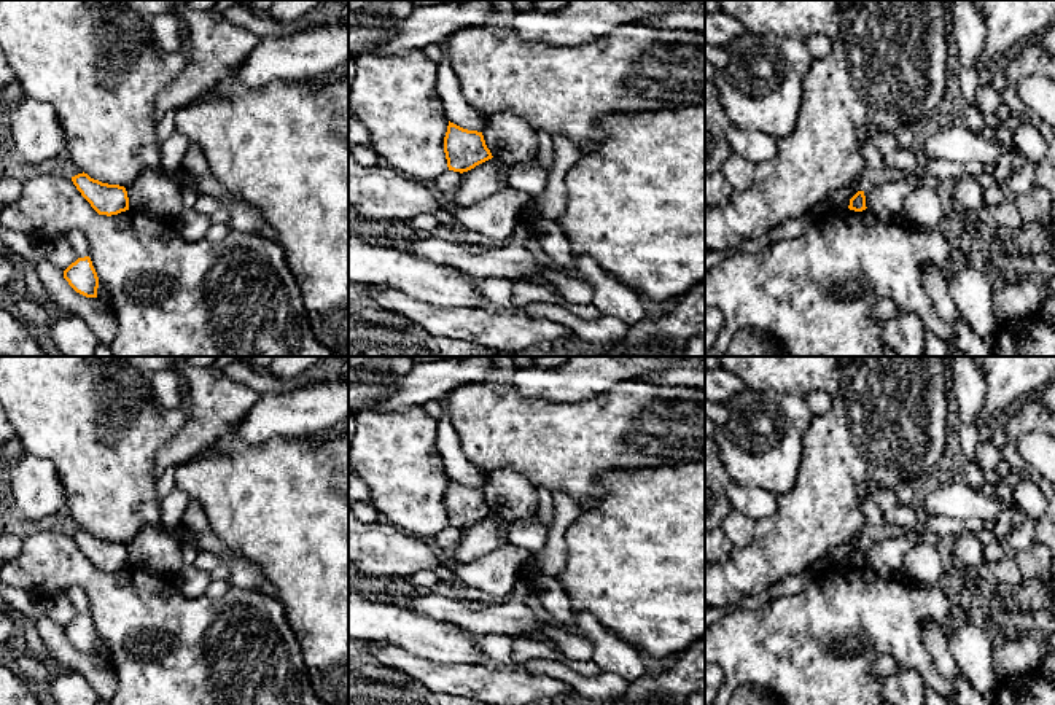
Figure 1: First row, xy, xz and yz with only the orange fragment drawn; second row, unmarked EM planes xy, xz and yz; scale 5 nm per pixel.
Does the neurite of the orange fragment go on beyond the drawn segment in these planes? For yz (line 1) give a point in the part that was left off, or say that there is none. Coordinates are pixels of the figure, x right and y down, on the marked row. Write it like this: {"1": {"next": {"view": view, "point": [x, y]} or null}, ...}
{"1": {"next": null}}

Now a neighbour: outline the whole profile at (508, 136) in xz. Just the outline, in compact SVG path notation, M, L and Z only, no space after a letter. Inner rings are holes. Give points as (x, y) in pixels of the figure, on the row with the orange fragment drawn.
M512 111L492 115L482 130L492 156L508 167L527 162L538 154L538 137L525 118Z

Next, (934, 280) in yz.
M925 263L921 266L921 271L923 271L923 285L928 294L932 298L939 315L944 320L952 321L952 323L960 320L961 317L960 317L958 307L955 306L950 296L948 283L944 272L929 263Z

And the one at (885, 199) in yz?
M929 159L923 173L904 175L899 180L878 183L866 189L866 207L883 221L909 224L904 216L902 202L913 189L940 178L958 180L963 175L977 177L983 170L985 166L979 161L955 162Z

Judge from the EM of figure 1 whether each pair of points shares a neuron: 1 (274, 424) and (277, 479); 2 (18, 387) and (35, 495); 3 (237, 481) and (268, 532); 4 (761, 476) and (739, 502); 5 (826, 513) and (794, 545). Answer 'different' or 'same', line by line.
1: different
2: different
3: same
4: different
5: same

